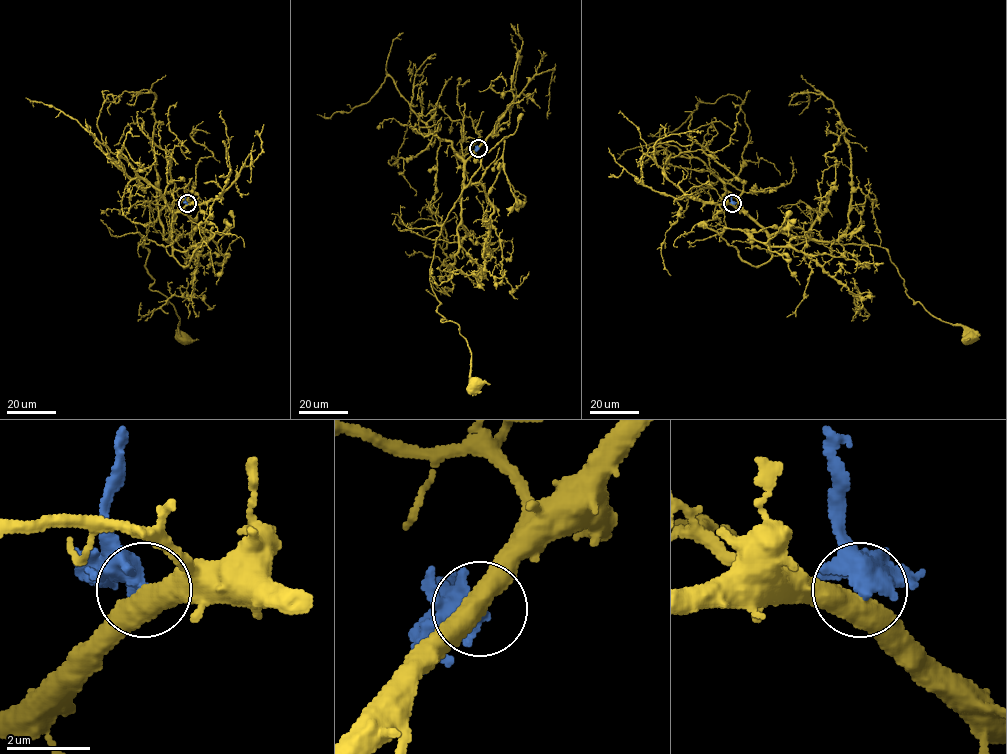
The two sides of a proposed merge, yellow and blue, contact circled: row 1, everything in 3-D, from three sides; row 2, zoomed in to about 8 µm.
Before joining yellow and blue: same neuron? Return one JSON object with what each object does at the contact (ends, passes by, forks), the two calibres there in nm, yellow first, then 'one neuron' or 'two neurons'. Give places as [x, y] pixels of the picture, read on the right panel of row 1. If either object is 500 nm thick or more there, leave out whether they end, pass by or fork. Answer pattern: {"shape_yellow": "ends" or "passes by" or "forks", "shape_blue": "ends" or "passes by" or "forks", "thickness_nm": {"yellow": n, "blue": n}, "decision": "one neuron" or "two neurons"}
{"shape_yellow": "passes by", "shape_blue": "passes by", "thickness_nm": {"yellow": 480, "blue": 400}, "decision": "two neurons"}

